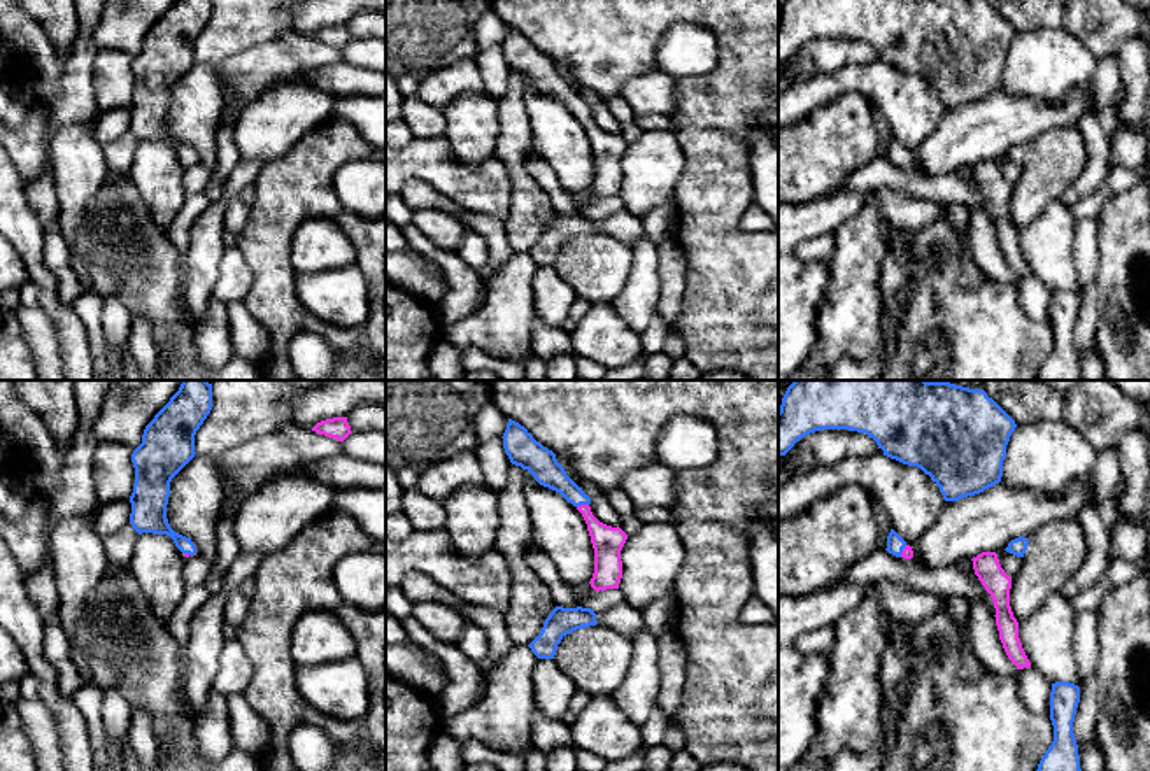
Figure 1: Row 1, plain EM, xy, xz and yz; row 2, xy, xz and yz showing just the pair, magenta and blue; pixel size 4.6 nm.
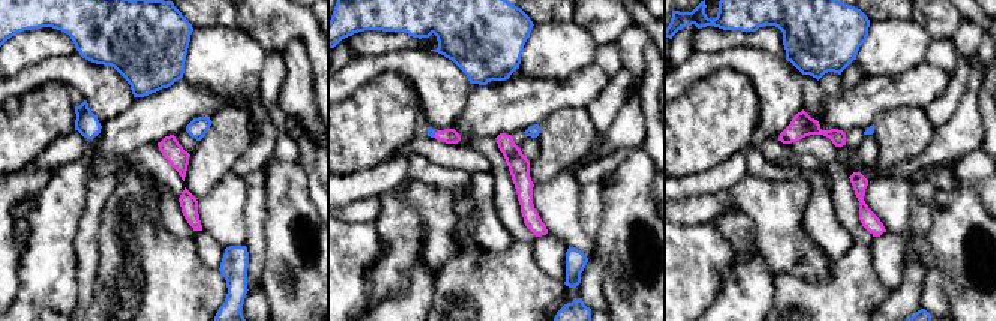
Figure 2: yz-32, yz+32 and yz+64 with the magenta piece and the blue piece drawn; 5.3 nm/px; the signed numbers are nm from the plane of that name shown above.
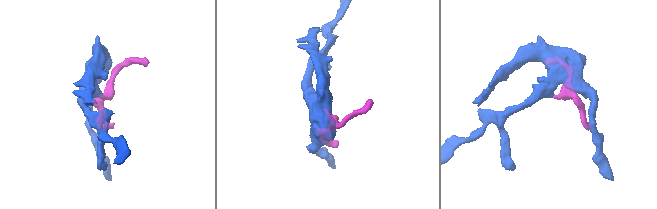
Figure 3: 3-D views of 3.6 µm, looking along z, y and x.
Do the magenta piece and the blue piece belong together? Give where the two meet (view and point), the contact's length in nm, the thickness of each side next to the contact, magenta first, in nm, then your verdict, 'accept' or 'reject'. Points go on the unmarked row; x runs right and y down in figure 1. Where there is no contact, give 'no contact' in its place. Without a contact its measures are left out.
contact xz (582, 113); length 60 nm; calibres 140 and 140 nm; accept

